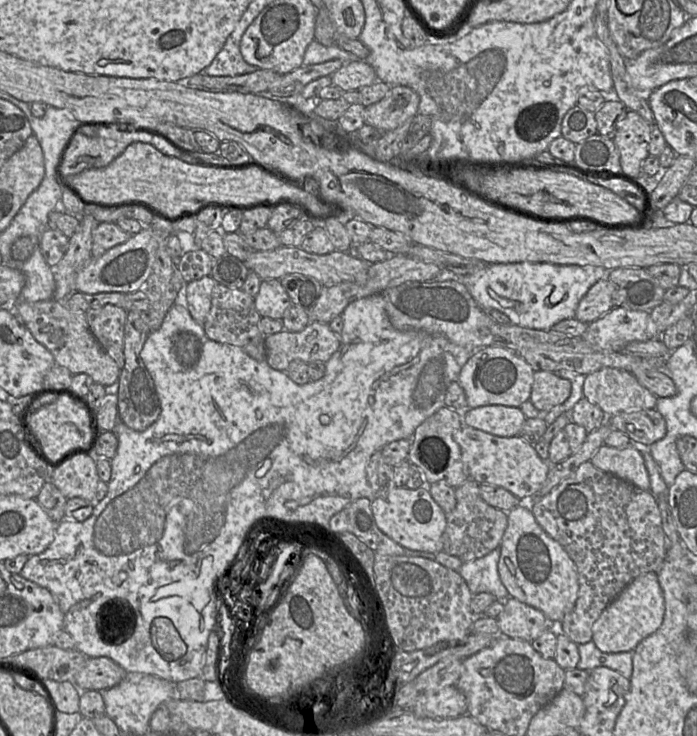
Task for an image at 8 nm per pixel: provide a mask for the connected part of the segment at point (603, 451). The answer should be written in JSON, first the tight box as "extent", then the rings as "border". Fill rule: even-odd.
{"extent":[590,445,650,490],"border":[[[602,445],[590,460],[593,465],[642,490],[650,490],[650,479],[642,452],[634,445],[618,449]]]}

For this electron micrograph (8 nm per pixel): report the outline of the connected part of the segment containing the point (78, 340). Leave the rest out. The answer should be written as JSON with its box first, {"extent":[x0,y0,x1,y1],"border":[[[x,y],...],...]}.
{"extent":[9,297,121,386],"border":[[[21,297],[9,307],[33,337],[53,355],[55,363],[67,368],[73,375],[84,373],[102,386],[110,386],[119,379],[121,369],[104,351],[91,333],[86,312],[72,311],[64,302],[51,300],[27,302]]]}

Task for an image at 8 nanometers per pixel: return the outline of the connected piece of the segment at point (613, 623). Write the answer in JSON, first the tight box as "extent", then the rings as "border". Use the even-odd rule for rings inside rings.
{"extent":[592,572,665,653],"border":[[[646,572],[631,581],[604,609],[594,623],[592,640],[605,653],[633,651],[640,641],[662,624],[665,601],[656,572]]]}

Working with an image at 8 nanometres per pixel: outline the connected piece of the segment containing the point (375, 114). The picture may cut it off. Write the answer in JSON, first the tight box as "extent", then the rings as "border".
{"extent":[365,86,419,131],"border":[[[390,86],[388,94],[379,102],[367,106],[365,124],[381,131],[391,131],[418,114],[419,95],[407,86]]]}

